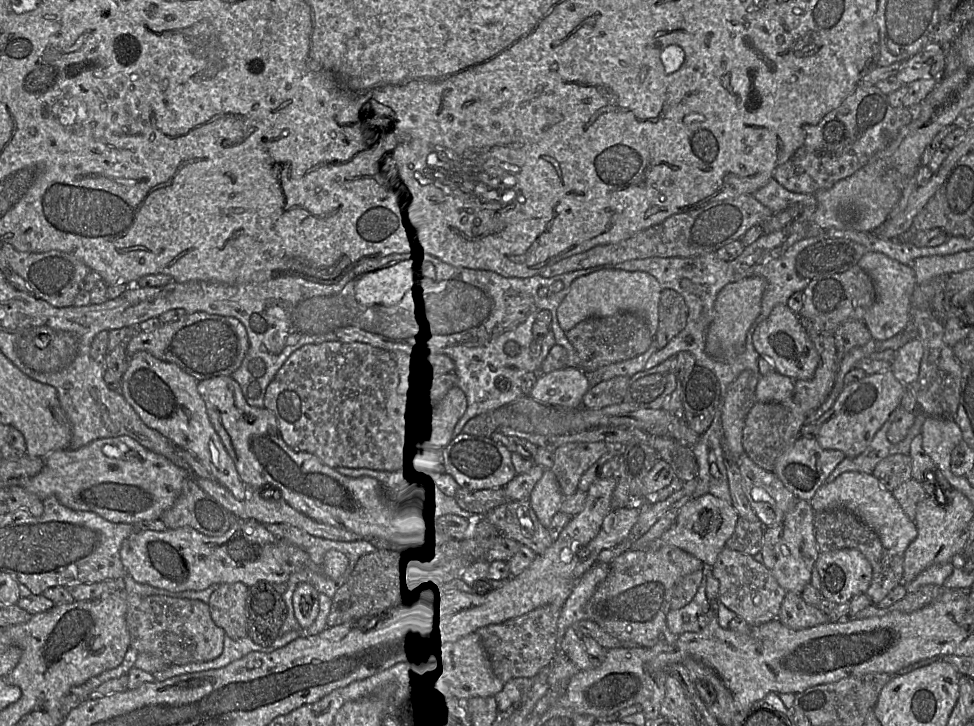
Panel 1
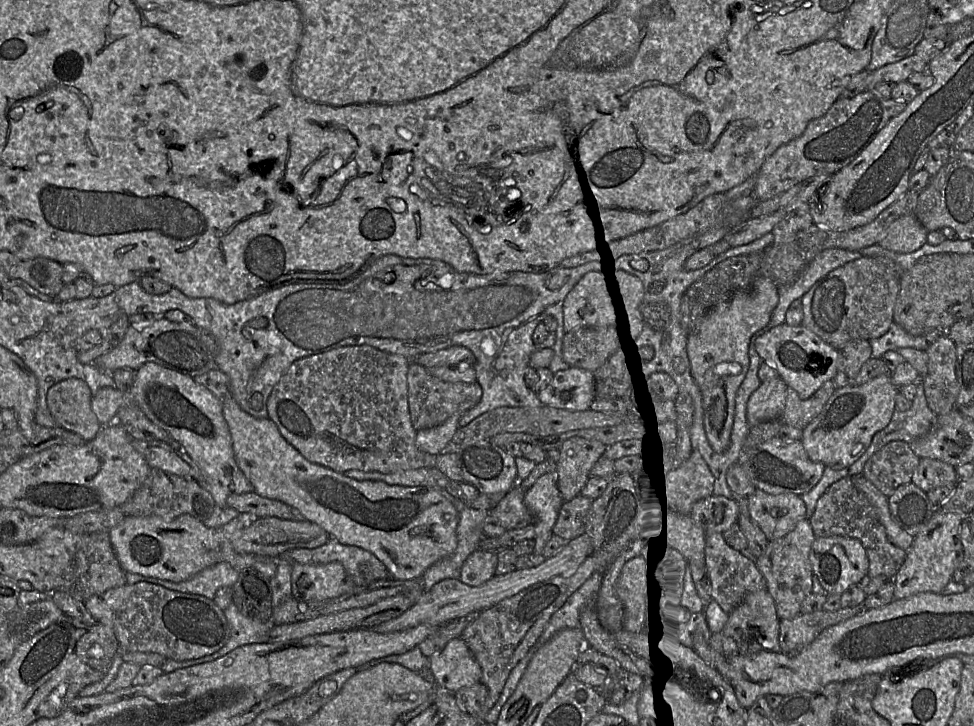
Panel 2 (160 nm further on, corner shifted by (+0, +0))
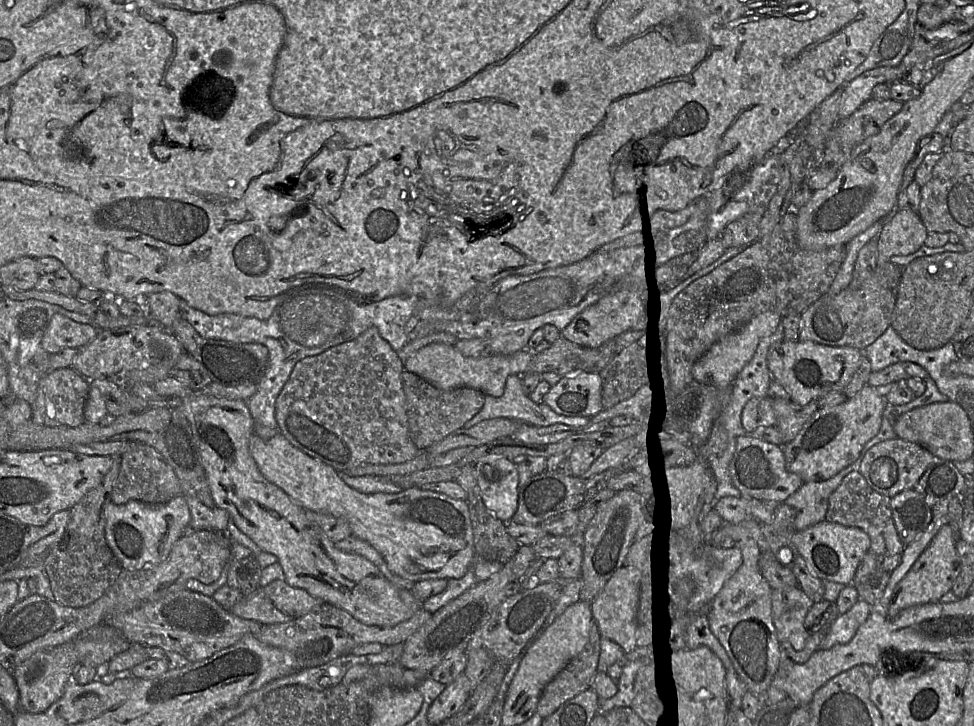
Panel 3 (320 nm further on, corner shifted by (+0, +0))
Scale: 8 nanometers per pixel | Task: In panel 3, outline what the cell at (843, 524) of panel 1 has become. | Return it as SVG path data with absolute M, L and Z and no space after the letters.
M859 471L851 472L830 495L825 521L862 529L870 537L869 551L878 558L902 554L905 545L894 524L890 501L890 497L873 490Z

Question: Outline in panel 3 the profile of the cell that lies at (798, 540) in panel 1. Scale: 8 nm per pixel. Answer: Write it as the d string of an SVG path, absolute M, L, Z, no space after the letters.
M799 586L773 589L771 601L772 619L779 642L787 641L800 651L810 635L805 627L805 617L814 602Z

